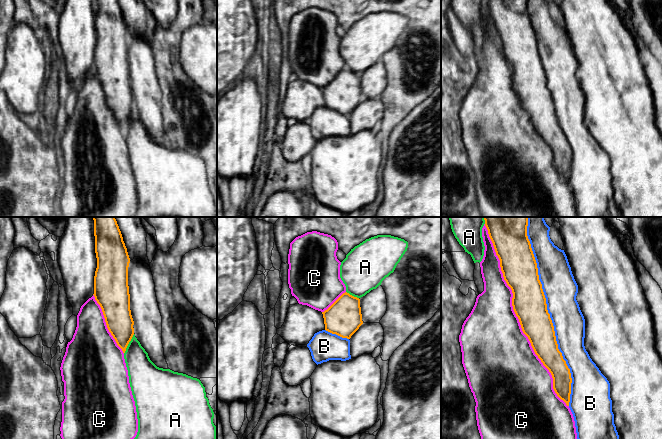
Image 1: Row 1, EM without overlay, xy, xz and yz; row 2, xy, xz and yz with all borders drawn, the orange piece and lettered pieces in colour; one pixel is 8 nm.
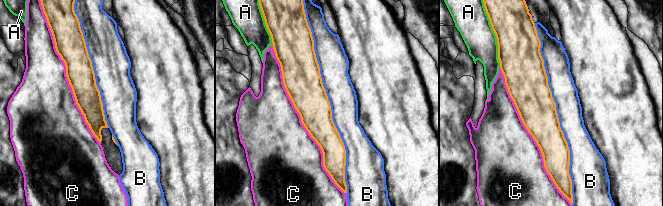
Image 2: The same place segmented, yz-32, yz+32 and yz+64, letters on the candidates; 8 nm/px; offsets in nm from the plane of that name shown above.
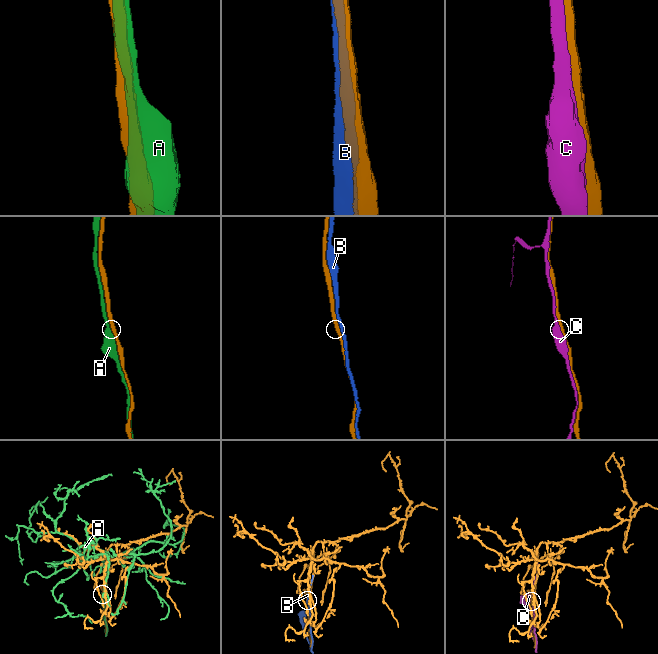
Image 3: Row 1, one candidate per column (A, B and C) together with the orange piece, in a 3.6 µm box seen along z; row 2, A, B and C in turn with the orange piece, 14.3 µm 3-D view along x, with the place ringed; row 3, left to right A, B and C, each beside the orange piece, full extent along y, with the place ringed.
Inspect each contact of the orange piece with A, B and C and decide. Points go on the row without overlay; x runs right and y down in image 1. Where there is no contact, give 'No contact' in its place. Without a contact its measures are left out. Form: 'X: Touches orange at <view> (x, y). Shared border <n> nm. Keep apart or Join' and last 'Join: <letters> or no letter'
A: Touches orange at xy (128, 119). Shared border 180 nm. Keep apart
B: Touches orange at yz (549, 91). Shared border 1500 nm. Keep apart
C: Touches orange at yz (516, 91). Shared border 1600 nm. Keep apart
Join: no letter

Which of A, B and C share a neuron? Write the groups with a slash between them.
A / B / C

